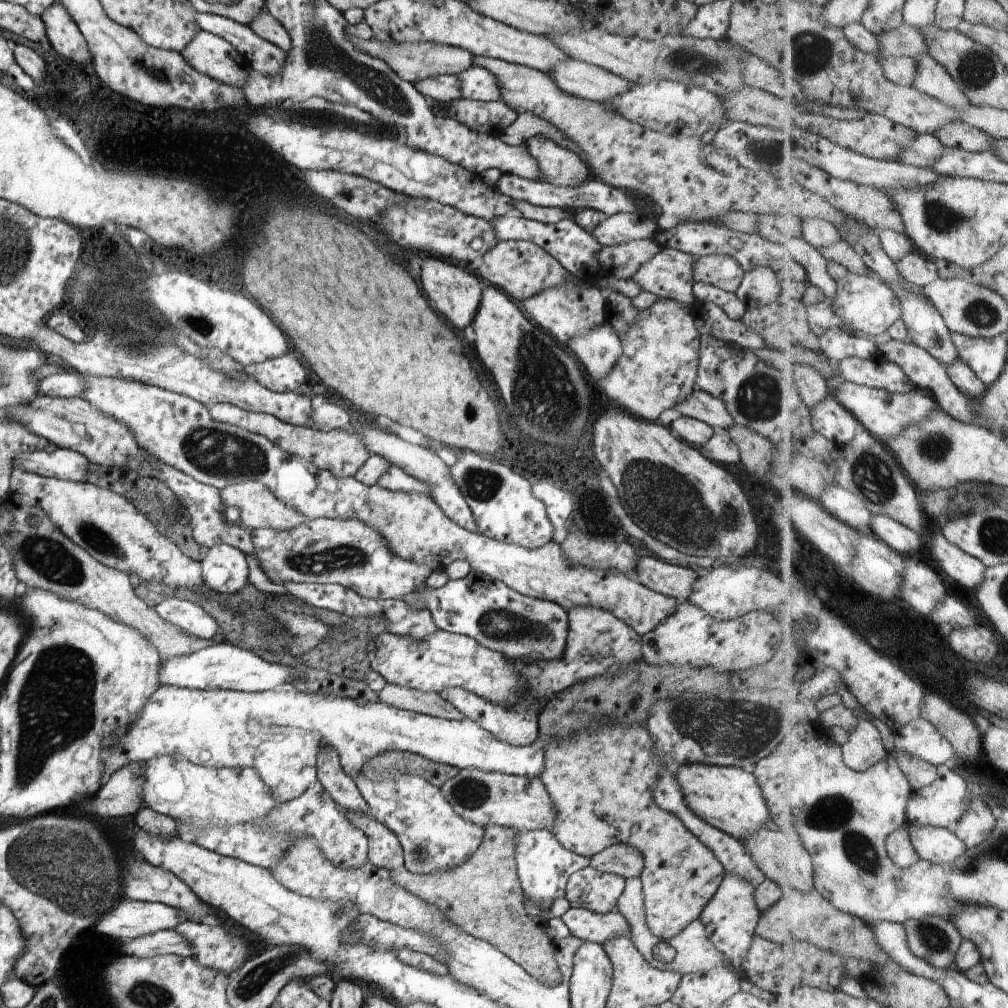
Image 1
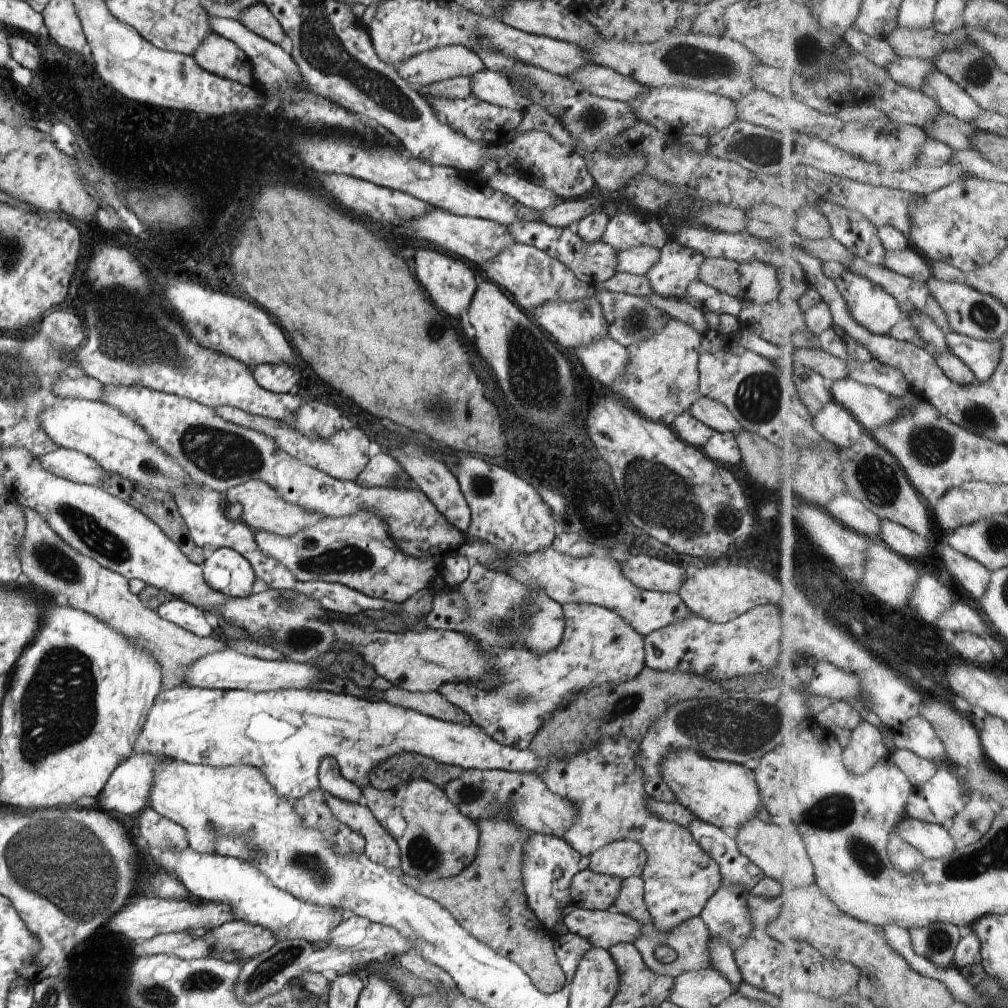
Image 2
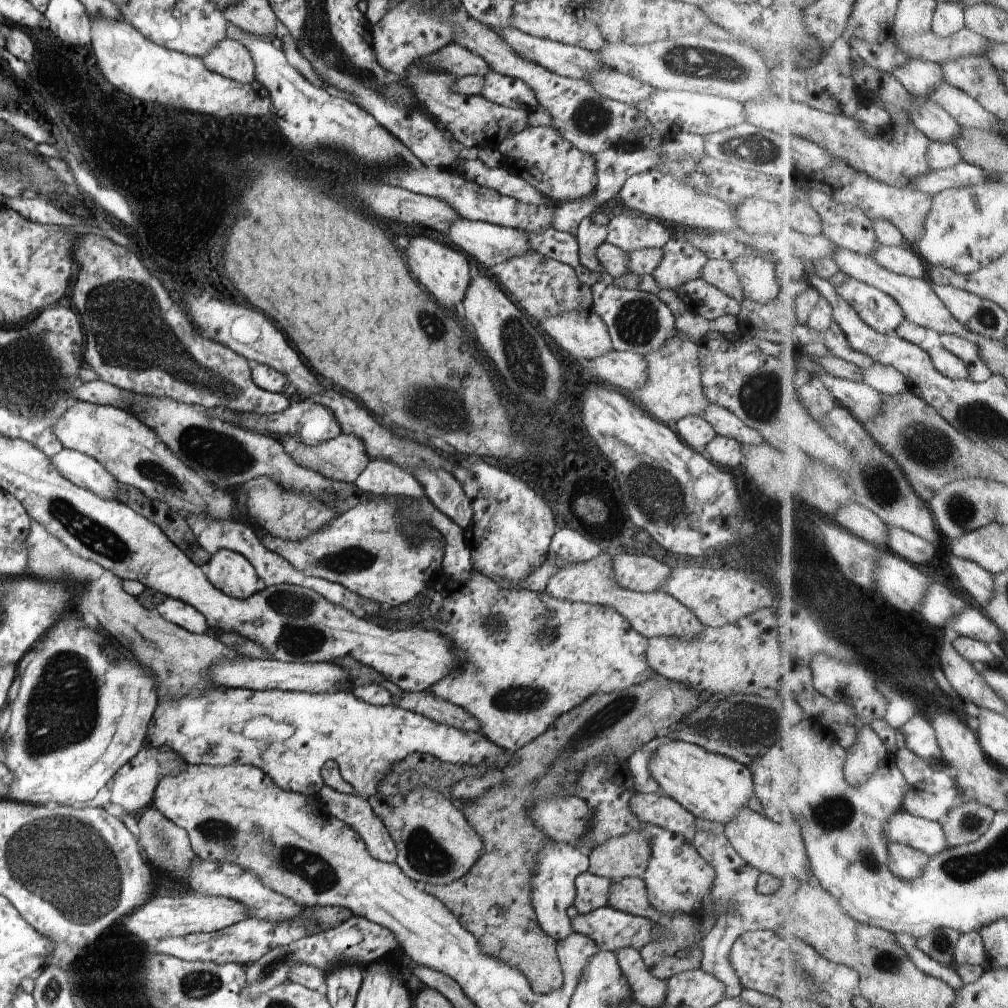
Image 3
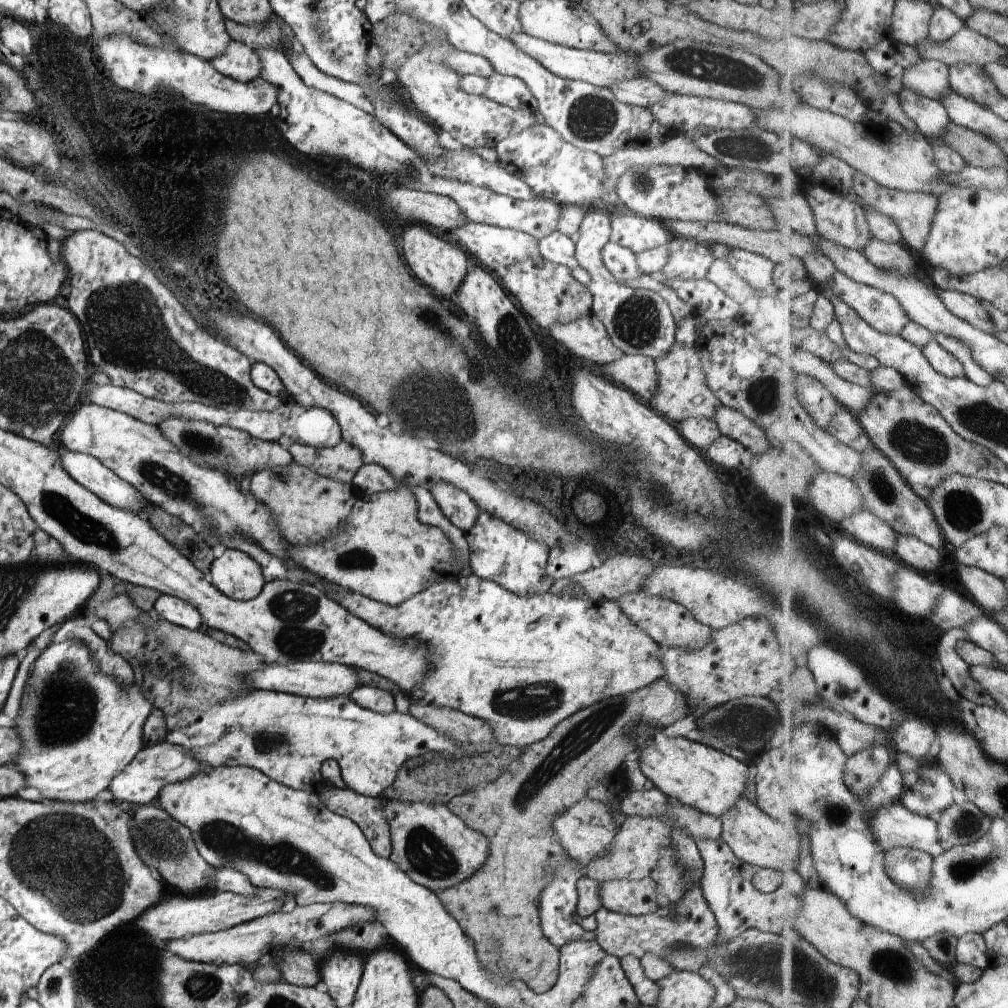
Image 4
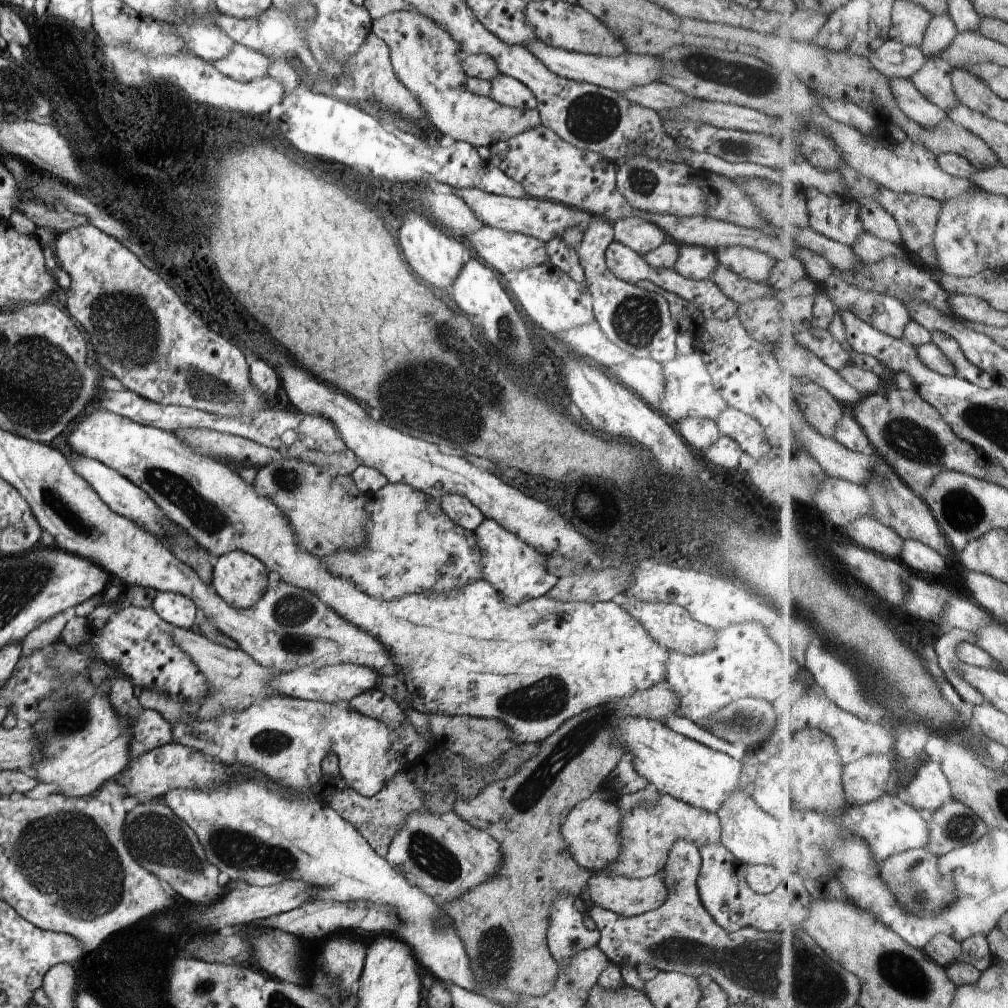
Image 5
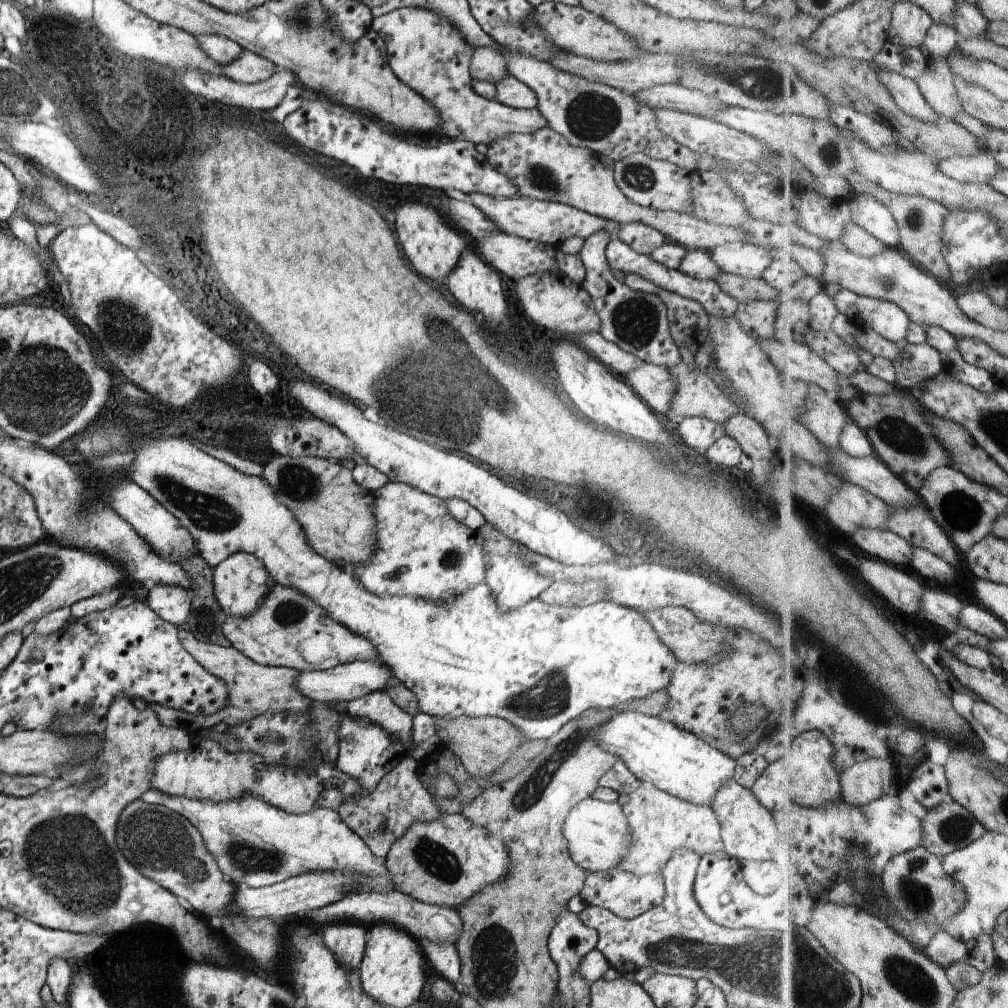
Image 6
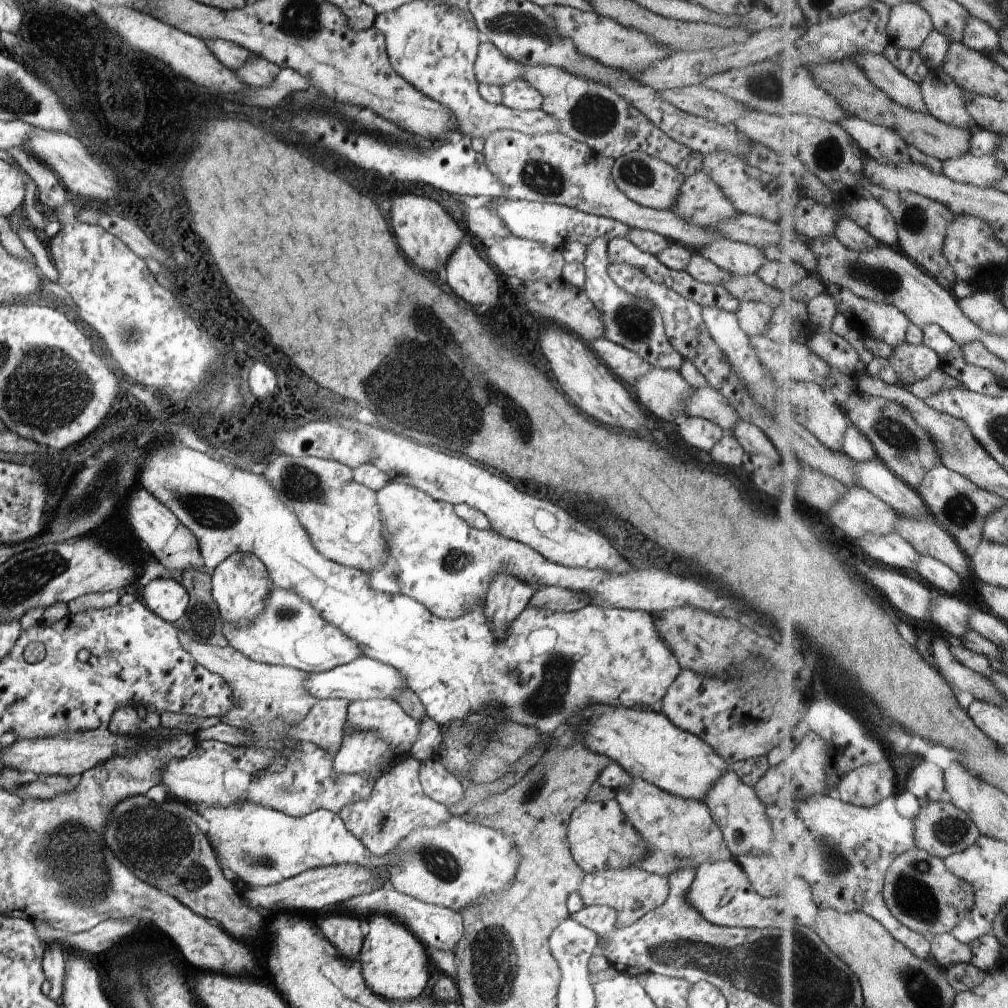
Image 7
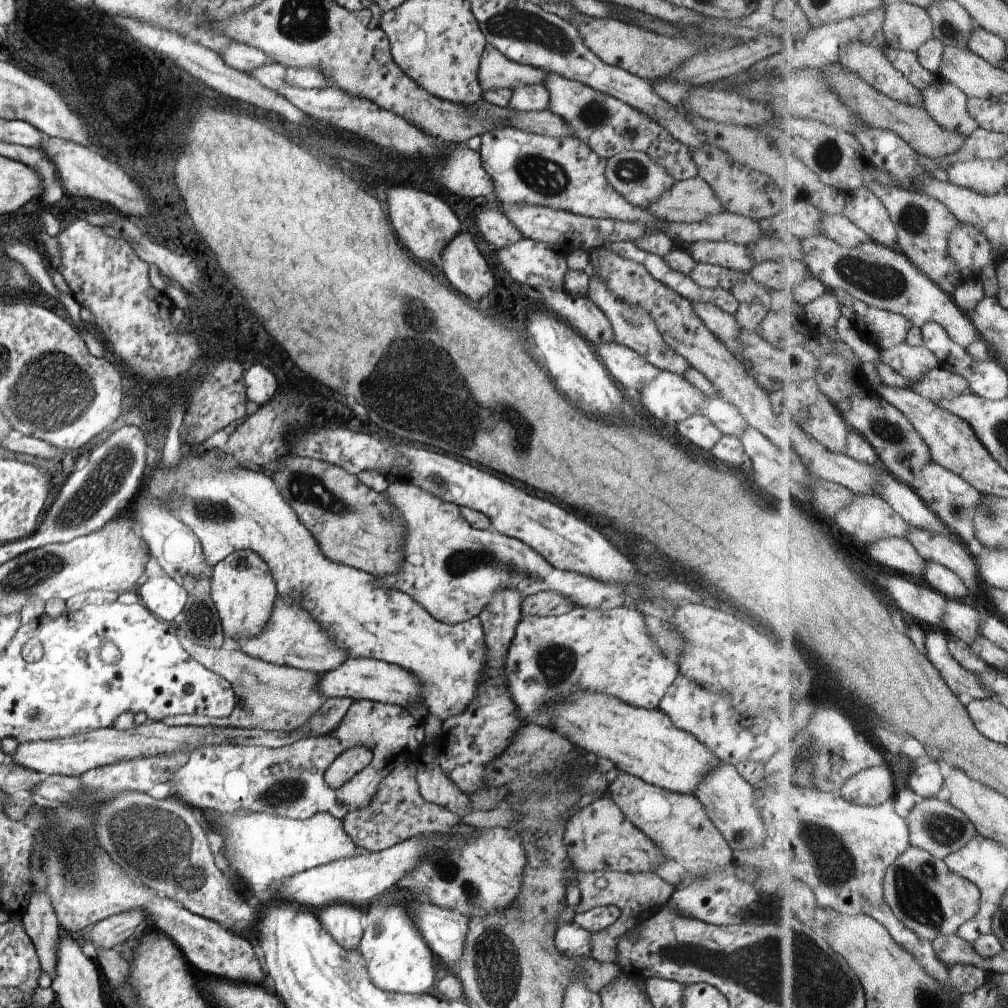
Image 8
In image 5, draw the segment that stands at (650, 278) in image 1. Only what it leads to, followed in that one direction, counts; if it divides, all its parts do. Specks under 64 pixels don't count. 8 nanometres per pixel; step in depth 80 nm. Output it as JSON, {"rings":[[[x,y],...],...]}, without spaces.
{"rings":[[[680,244],[676,269],[682,276],[694,280],[710,279],[718,266],[715,252],[698,245]]]}

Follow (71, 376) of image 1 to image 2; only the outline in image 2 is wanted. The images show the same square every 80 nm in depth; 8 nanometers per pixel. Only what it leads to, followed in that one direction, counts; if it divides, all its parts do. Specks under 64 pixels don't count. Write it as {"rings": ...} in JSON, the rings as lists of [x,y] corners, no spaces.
{"rings":[[[61,375],[54,384],[52,392],[58,399],[83,399],[100,401],[104,396],[105,386],[93,377],[83,376],[75,379]]]}

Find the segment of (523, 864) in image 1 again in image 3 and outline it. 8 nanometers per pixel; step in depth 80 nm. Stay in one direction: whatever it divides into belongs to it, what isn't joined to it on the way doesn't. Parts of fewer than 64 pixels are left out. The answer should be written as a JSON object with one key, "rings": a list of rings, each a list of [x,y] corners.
{"rings":[[[550,842],[537,856],[537,866],[533,874],[532,906],[537,914],[537,921],[542,930],[556,942],[565,939],[575,932],[566,910],[574,904],[577,876],[586,873],[589,867],[589,857],[586,851],[556,842]]]}

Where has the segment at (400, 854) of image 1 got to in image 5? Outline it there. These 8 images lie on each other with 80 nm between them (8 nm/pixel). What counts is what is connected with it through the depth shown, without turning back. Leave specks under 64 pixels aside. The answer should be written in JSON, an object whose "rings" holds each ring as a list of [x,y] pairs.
{"rings":[[[406,764],[395,775],[387,780],[387,783],[371,797],[365,797],[354,789],[337,791],[328,798],[328,805],[332,807],[344,820],[352,823],[356,830],[368,841],[372,850],[377,855],[385,857],[389,851],[390,843],[396,833],[405,824],[405,819],[410,812],[421,810],[428,811],[424,806],[425,794],[415,785],[415,782],[407,775]]]}

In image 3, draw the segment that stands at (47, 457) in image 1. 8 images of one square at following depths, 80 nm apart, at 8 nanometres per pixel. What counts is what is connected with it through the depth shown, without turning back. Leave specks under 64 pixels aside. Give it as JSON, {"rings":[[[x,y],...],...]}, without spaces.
{"rings":[[[62,448],[59,453],[51,457],[51,461],[56,467],[56,470],[75,485],[91,490],[102,498],[106,497],[118,500],[116,496],[119,482],[115,476],[112,476],[112,474],[110,474],[95,458],[92,458],[92,456],[74,449]]]}

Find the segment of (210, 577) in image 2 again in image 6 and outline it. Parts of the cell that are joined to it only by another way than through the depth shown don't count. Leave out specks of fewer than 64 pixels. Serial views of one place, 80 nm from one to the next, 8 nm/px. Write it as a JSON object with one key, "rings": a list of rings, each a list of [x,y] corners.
{"rings":[[[231,554],[213,569],[213,593],[226,616],[249,617],[264,602],[272,584],[264,563],[253,554]]]}

